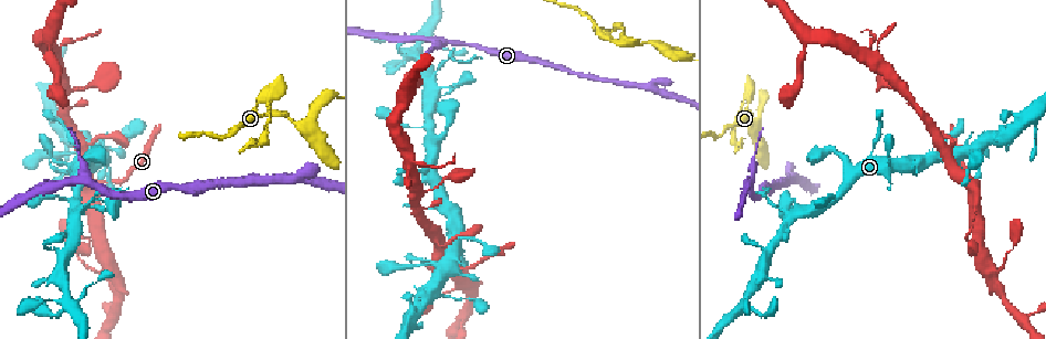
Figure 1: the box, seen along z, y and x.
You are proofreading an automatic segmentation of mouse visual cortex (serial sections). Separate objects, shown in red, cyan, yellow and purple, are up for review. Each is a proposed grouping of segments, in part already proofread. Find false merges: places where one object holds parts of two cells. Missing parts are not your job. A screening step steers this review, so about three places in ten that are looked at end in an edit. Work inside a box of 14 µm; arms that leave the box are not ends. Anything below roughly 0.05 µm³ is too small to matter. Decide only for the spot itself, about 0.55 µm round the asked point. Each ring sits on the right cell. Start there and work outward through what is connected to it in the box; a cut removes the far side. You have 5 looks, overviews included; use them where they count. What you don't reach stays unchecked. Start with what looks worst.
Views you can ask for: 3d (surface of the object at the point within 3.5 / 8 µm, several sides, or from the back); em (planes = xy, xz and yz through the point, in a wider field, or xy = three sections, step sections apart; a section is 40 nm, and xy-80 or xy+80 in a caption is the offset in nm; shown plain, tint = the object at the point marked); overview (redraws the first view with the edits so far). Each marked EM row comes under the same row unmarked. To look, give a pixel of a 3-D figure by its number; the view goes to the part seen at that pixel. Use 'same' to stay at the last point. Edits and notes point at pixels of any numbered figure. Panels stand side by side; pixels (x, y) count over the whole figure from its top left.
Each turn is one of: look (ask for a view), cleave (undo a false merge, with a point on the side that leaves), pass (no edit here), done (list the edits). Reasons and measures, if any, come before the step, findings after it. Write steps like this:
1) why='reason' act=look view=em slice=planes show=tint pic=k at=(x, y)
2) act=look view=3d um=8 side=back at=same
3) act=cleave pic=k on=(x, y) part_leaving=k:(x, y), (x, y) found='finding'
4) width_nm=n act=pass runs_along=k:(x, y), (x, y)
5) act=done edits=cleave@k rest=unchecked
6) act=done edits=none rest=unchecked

why='a fork' act=look view=3d um=3.5 side=back pic=1 at=(267, 97)

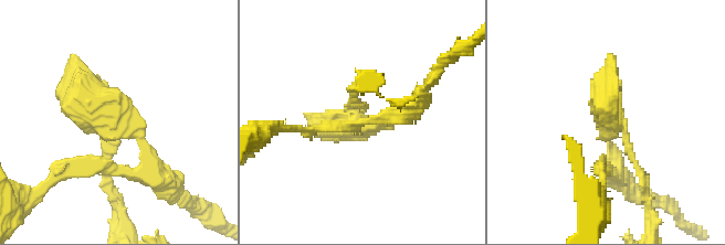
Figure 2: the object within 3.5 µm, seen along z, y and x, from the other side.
arms=3 arm_widths_nm=150,200,350 act=look view=em slice=xy step=2 show=tint pic=2 at=(606, 120)

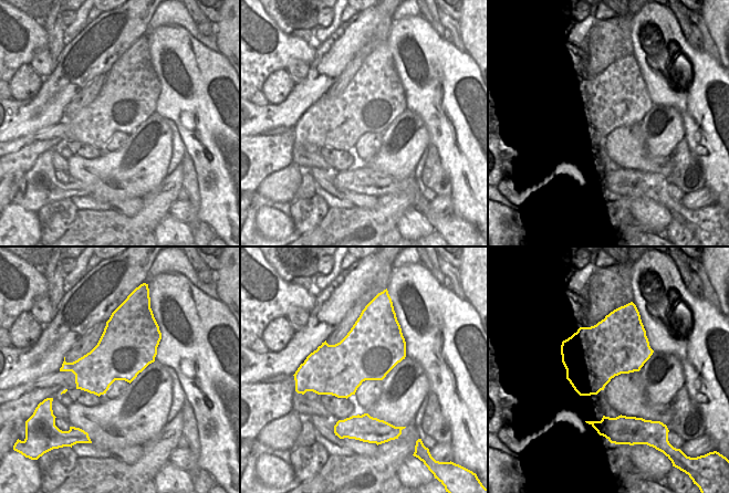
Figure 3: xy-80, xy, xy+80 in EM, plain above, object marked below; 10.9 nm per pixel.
act=cleave pic=2 on=(639, 171) part_leaving=2:(622, 129), (645, 183), (651, 227) found='two cells meet here'

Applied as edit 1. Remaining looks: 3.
why='see it whole again' act=look view=overview

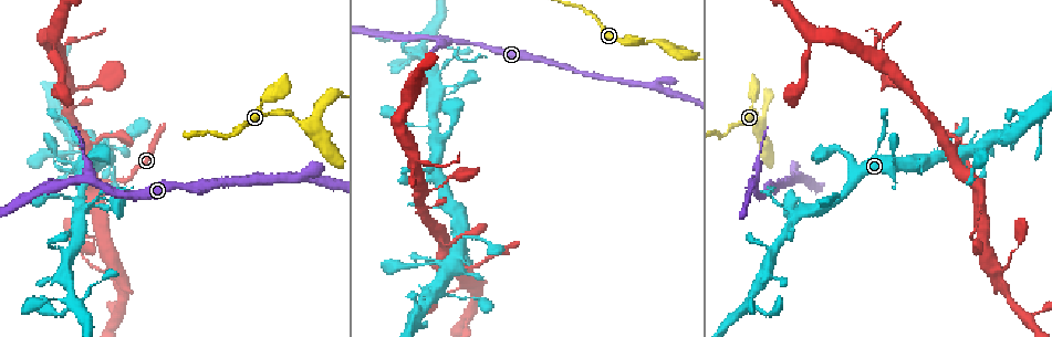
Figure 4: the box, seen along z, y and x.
why='branch point' act=look view=3d um=3.5 pic=4 at=(446, 39)

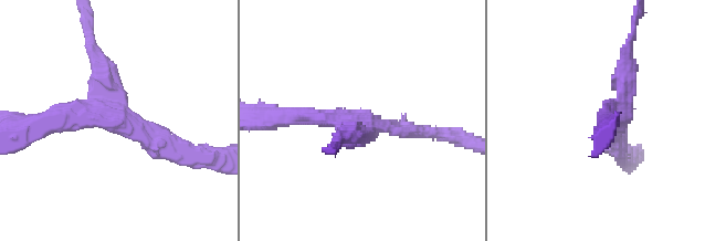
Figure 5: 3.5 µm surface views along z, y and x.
arms=3 arm_widths_nm=200,250,300 act=look view=em slice=xy step=1 show=tint pic=5 at=(111, 118)

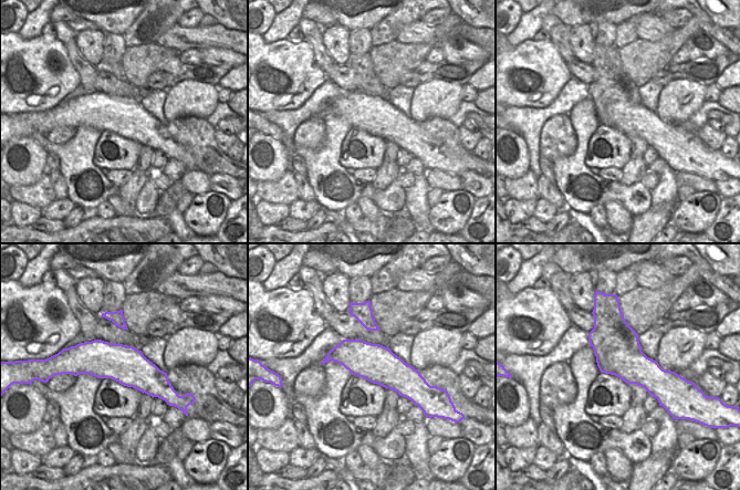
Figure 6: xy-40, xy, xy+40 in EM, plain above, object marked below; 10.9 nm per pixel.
act=cleave pic=5 on=(100, 54) part_leaving=5:(103, 90), (90, 25) found='a second cell is stuck on'

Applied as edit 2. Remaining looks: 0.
act=done edits=cleave@2,cleave@5 rest=unchecked

